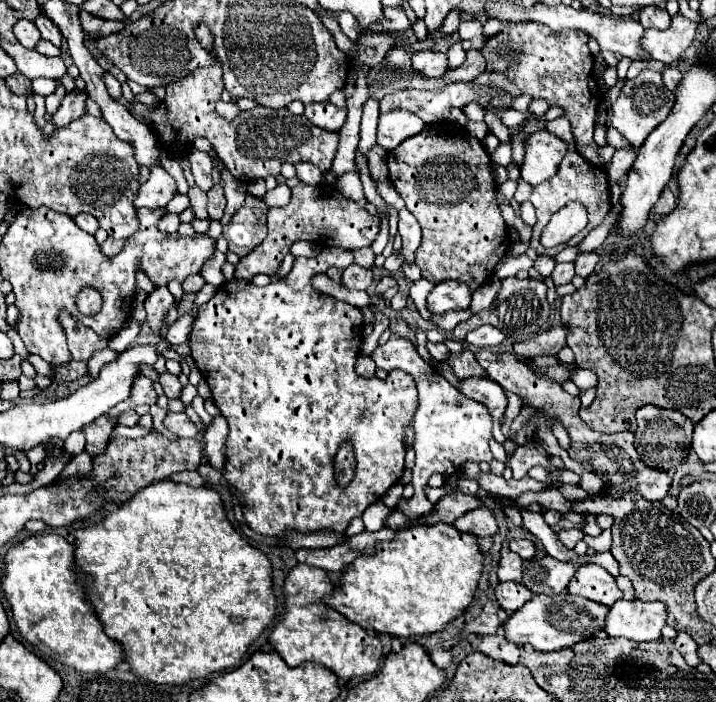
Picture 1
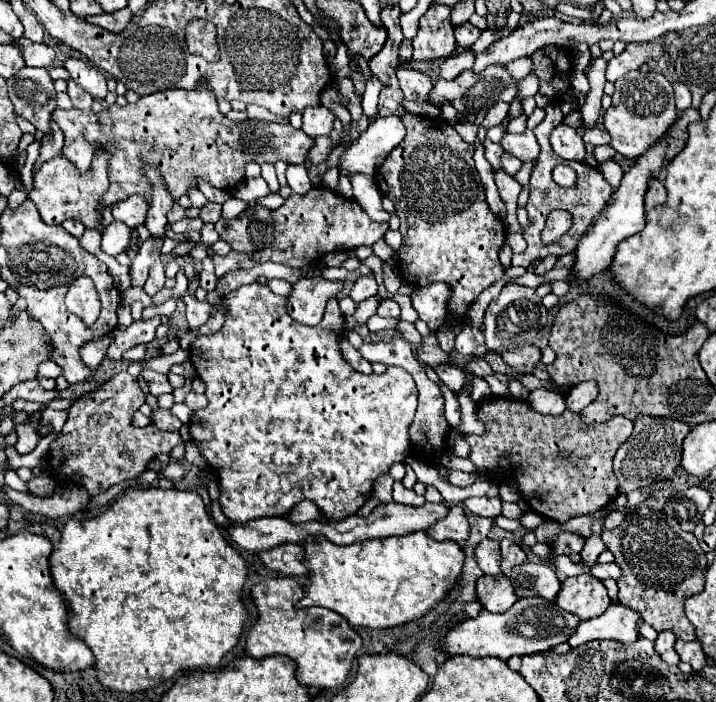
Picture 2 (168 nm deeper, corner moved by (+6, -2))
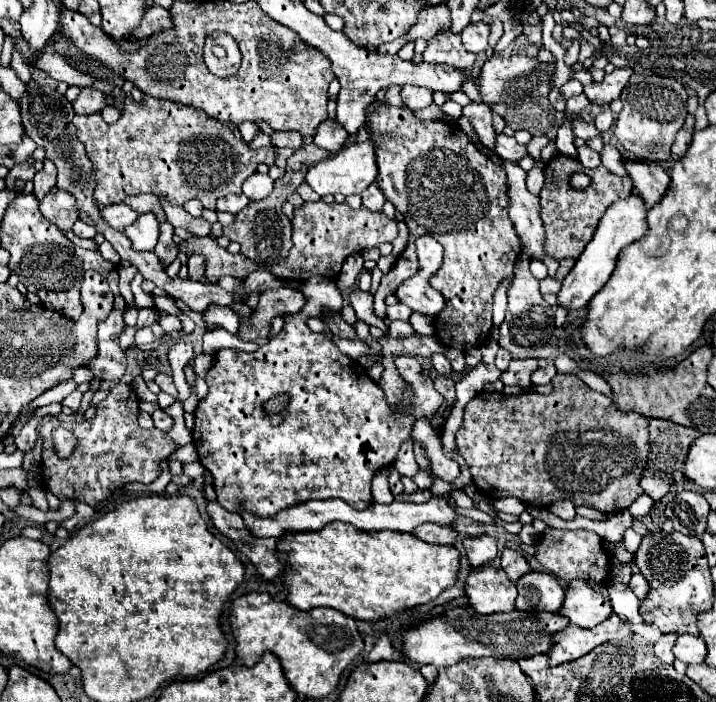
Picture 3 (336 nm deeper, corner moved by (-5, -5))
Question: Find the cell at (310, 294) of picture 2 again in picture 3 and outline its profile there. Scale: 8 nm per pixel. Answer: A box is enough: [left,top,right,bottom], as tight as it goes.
[238,288,306,340]

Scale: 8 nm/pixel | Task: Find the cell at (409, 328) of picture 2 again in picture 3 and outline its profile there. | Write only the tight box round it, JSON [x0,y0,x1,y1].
[390,322,416,338]

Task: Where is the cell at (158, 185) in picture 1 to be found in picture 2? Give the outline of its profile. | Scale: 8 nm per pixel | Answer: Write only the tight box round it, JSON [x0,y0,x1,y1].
[111,195,147,227]

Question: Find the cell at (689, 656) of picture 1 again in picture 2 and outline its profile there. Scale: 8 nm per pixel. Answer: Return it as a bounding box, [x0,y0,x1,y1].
[655,631,679,665]

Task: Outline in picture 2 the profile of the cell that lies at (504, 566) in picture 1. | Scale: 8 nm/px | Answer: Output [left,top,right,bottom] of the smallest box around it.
[475,539,501,575]

